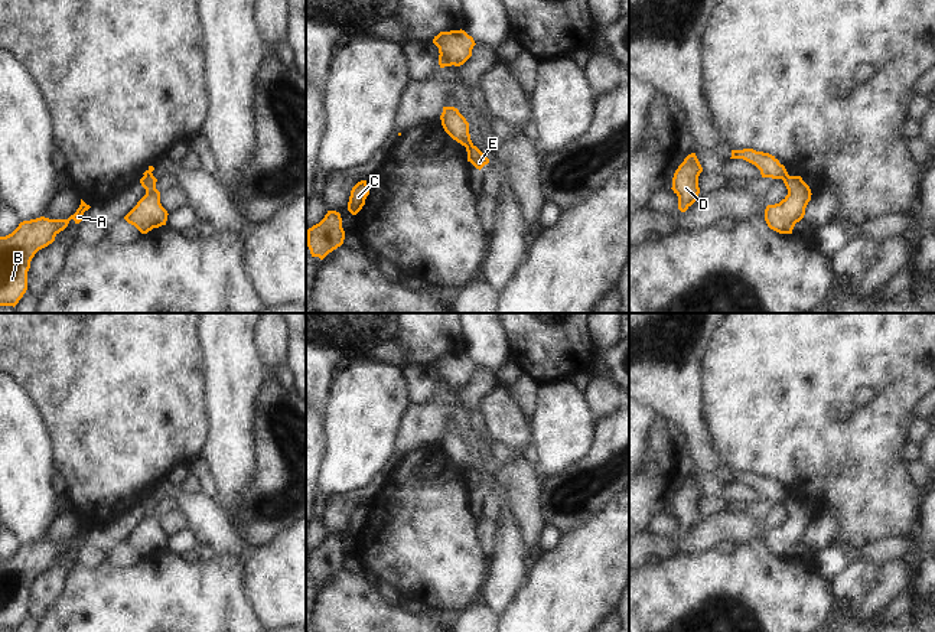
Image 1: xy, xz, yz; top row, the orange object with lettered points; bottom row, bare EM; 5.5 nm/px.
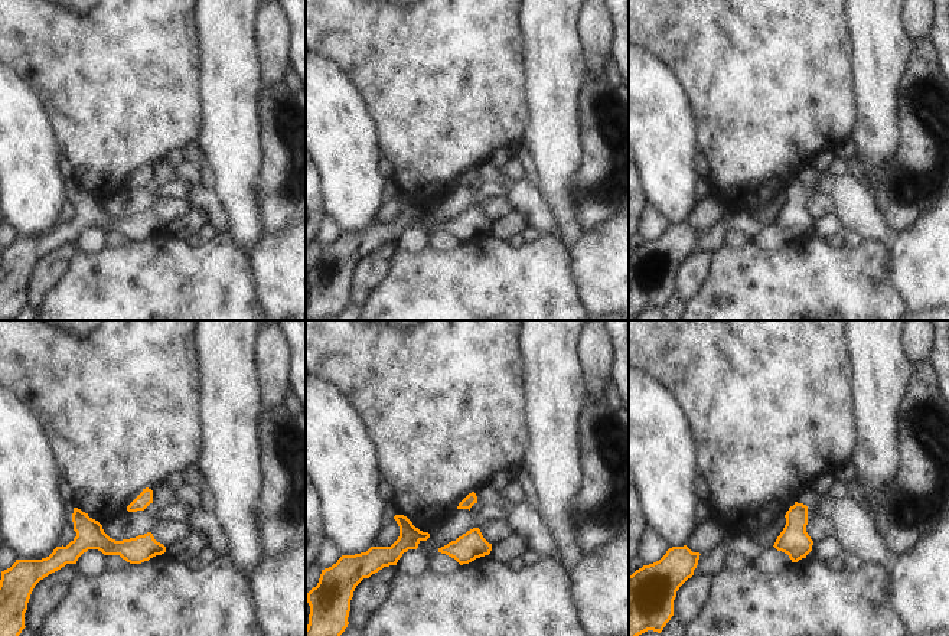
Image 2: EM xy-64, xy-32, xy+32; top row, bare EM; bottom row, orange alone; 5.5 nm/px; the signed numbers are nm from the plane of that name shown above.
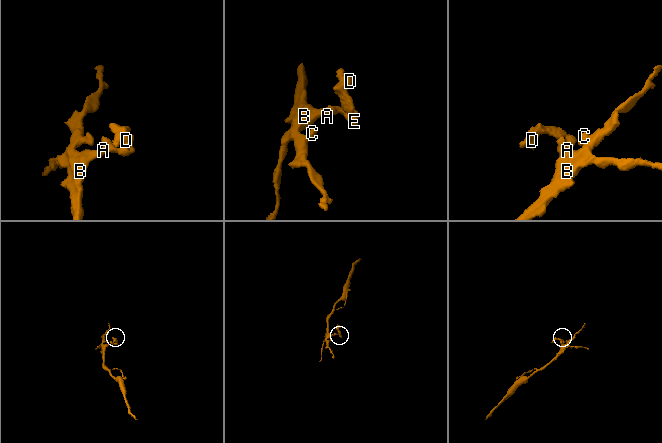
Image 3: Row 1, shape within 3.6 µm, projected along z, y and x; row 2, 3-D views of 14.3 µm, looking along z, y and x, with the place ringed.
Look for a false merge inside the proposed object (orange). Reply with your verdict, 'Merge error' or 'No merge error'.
Merge error.

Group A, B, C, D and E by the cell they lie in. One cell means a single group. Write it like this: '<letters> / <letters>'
A B C E / D

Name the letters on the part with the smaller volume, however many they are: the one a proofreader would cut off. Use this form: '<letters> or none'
D

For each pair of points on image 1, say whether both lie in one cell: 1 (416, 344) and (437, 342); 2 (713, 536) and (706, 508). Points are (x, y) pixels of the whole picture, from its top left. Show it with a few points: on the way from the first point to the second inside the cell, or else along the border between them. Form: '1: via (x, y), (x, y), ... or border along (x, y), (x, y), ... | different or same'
1: via (422, 342), (432, 342) | same
2: border along (725, 510), (706, 517) | different

